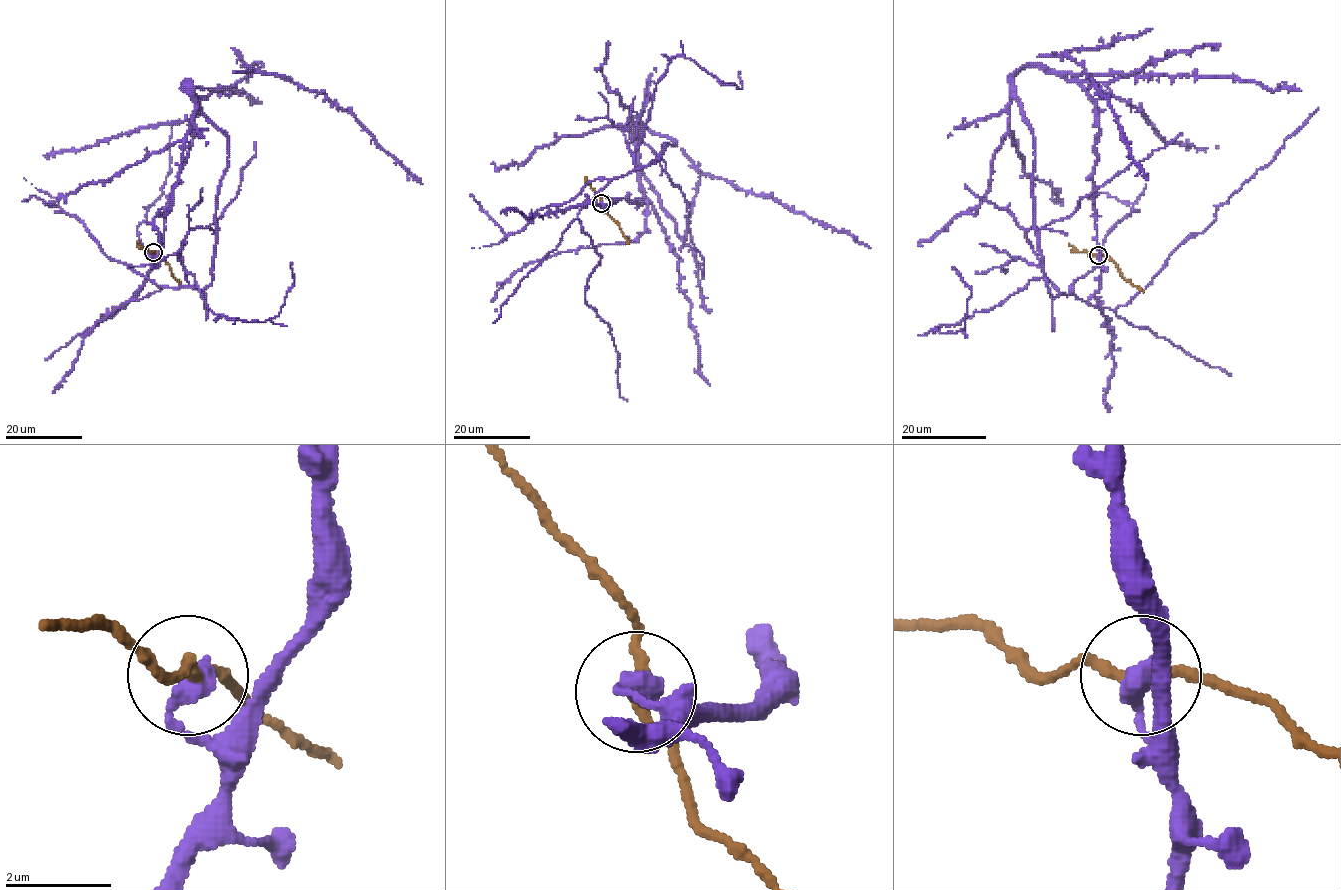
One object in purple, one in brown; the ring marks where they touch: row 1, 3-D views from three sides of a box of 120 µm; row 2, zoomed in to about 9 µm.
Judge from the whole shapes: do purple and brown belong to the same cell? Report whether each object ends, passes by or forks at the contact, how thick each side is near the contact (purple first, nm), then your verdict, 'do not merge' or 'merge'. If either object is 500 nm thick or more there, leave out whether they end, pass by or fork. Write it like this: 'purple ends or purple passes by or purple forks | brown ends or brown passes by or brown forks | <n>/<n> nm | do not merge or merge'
purple ends | brown passes by | 440/180 nm | merge

